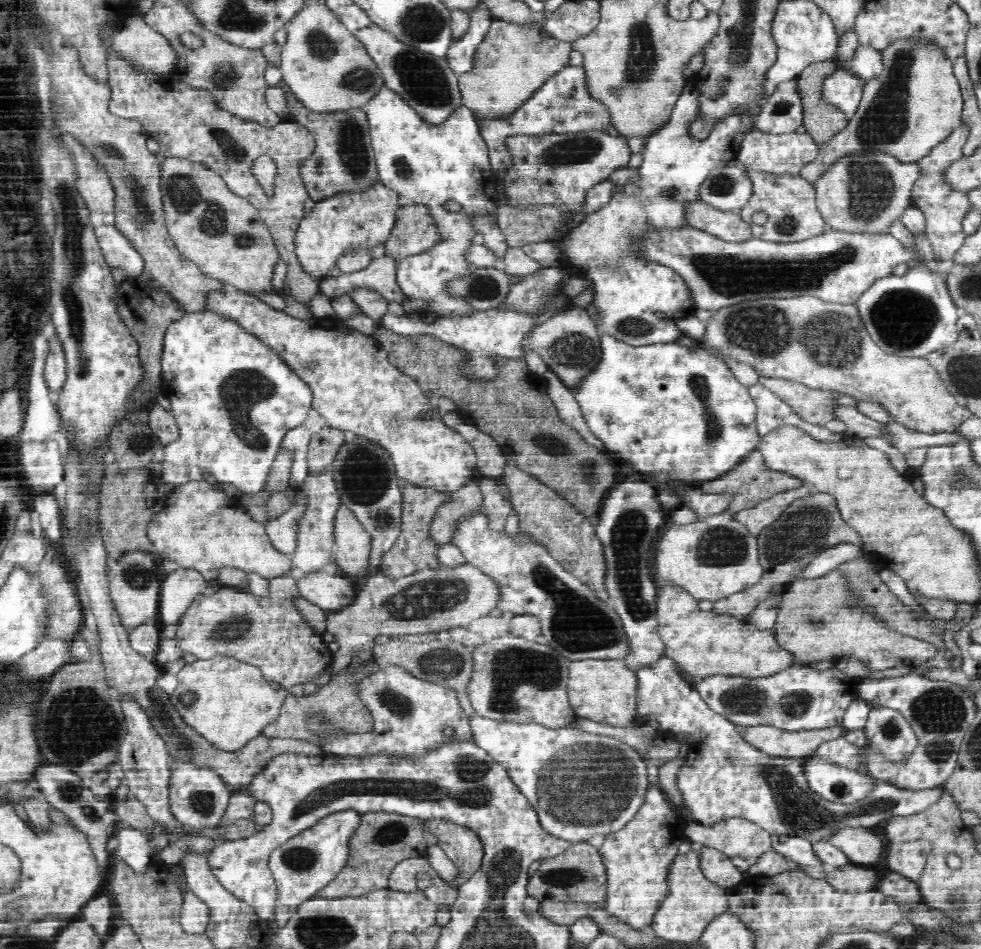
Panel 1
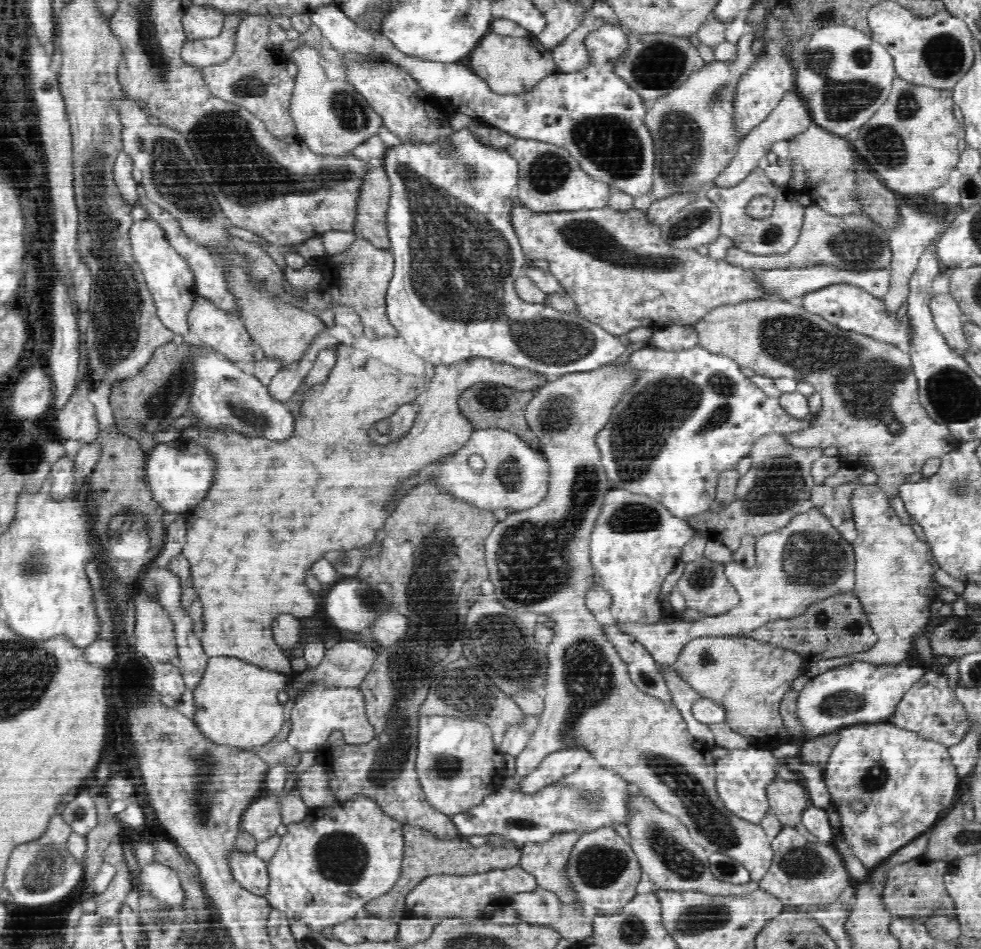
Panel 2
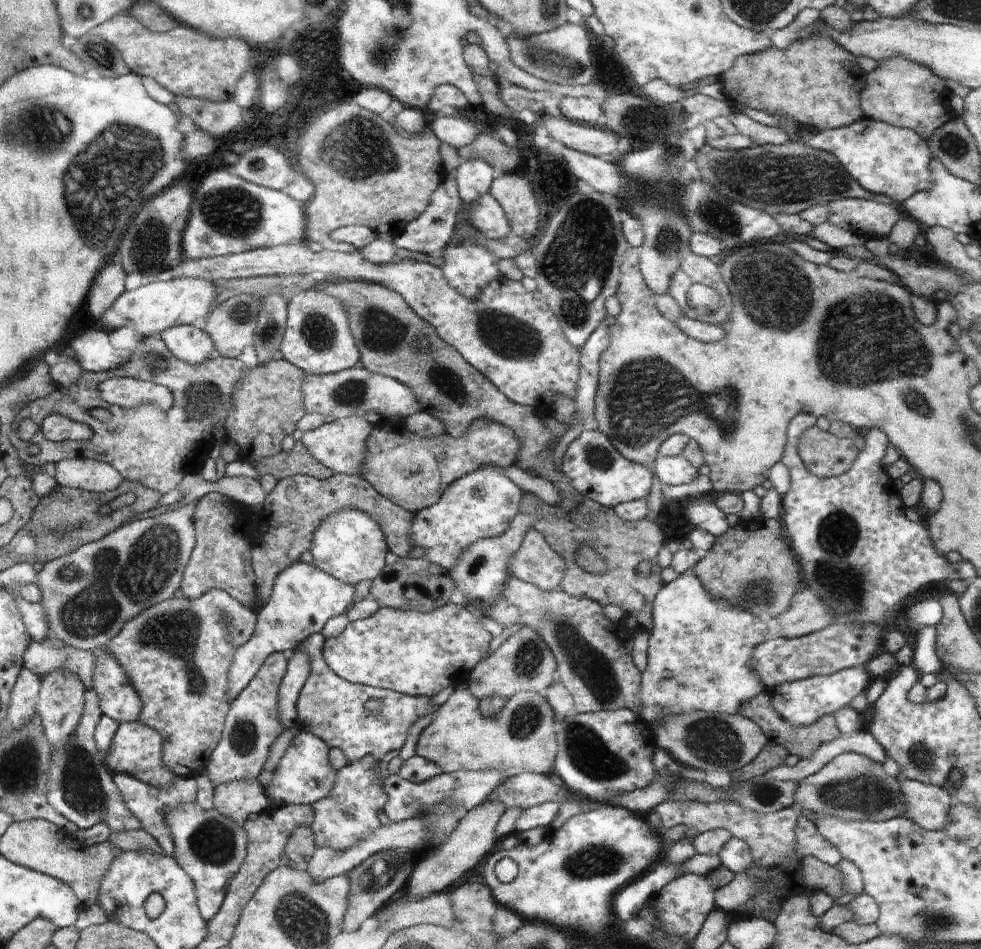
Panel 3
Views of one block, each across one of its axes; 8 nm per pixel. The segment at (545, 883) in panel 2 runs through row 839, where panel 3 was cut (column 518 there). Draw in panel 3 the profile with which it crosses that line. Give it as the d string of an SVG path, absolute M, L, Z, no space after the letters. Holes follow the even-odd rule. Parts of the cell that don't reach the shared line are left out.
M532 527L526 530L520 549L510 558L509 568L516 578L550 591L560 589L566 570L564 558Z

